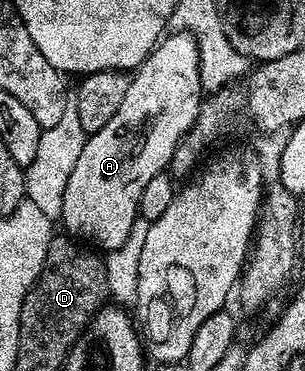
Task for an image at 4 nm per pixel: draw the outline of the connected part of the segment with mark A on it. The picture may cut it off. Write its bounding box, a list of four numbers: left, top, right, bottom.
[59,33,202,252]

